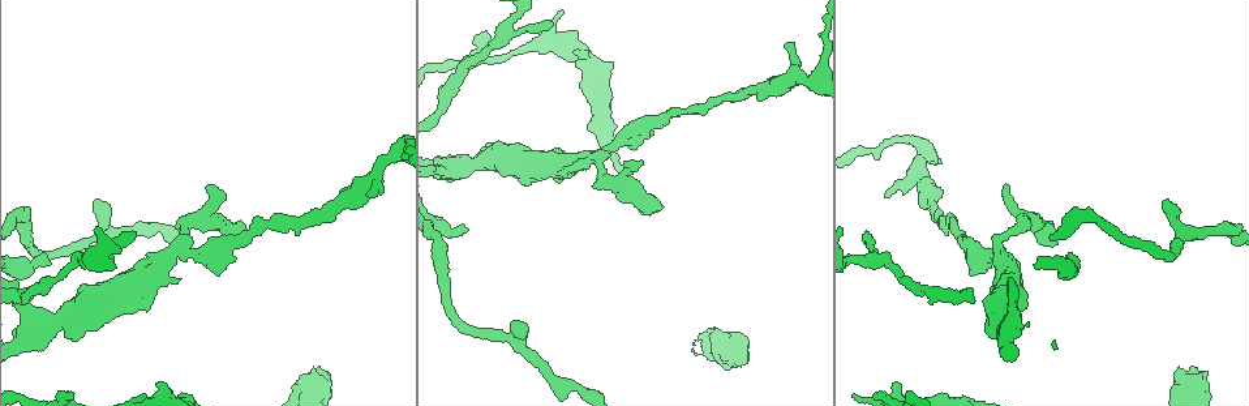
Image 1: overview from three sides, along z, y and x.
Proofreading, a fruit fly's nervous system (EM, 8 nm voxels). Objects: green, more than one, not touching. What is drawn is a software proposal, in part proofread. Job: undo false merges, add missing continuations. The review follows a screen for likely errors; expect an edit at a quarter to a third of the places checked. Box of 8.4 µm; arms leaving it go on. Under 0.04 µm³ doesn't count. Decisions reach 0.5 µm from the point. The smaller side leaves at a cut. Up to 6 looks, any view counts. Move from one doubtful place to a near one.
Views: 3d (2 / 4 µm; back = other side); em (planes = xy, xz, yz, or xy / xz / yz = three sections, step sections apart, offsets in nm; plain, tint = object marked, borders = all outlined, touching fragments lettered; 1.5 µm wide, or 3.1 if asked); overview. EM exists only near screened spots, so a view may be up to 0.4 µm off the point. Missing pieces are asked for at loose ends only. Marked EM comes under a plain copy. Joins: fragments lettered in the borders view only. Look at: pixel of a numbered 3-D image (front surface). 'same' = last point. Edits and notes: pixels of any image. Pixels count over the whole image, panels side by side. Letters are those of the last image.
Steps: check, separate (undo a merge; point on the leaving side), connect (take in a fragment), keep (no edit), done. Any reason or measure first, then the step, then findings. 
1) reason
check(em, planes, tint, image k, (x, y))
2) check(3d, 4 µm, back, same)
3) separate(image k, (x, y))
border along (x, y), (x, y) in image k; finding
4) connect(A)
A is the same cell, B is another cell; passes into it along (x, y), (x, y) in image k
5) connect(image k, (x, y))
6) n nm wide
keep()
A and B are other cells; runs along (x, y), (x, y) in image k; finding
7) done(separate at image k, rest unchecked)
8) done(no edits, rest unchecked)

thick end
check(em, yz, step 4, tint, image 1, (320, 374))

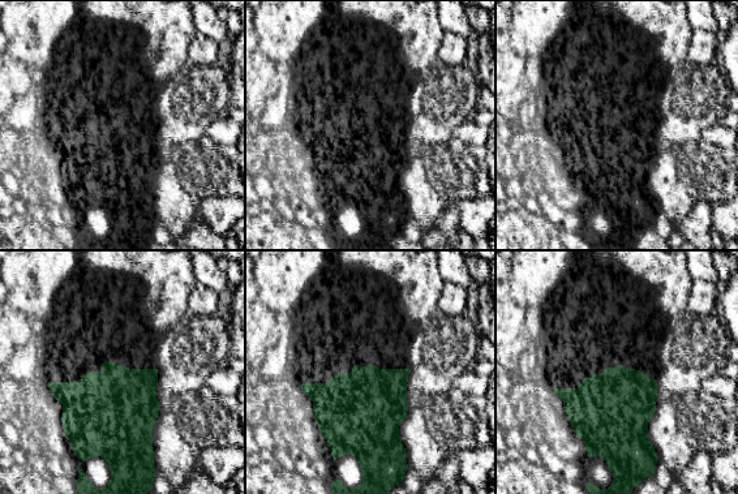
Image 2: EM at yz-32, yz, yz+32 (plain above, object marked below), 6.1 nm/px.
check(em, planes, borders, same)

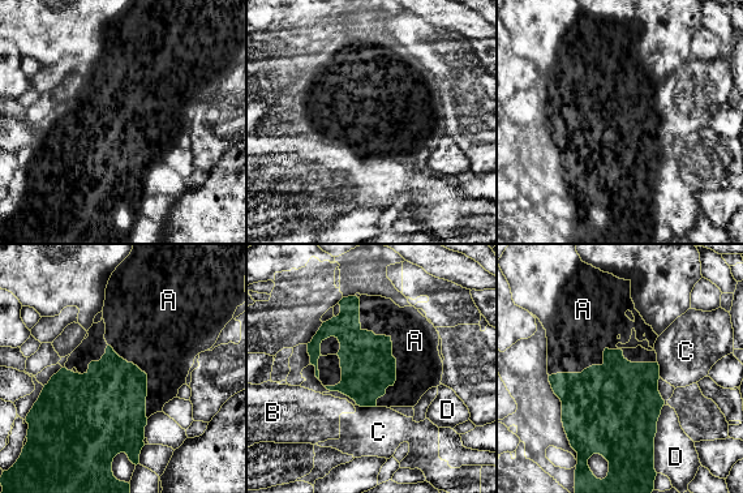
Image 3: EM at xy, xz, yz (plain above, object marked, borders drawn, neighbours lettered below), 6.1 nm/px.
340 nm wide
connect(image 3, (415, 341))
A is the same cell, B, C and D are other cells; passes into it along (368, 367), (391, 344), (415, 341) in image 3; the cell continues

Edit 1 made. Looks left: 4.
check(overview)

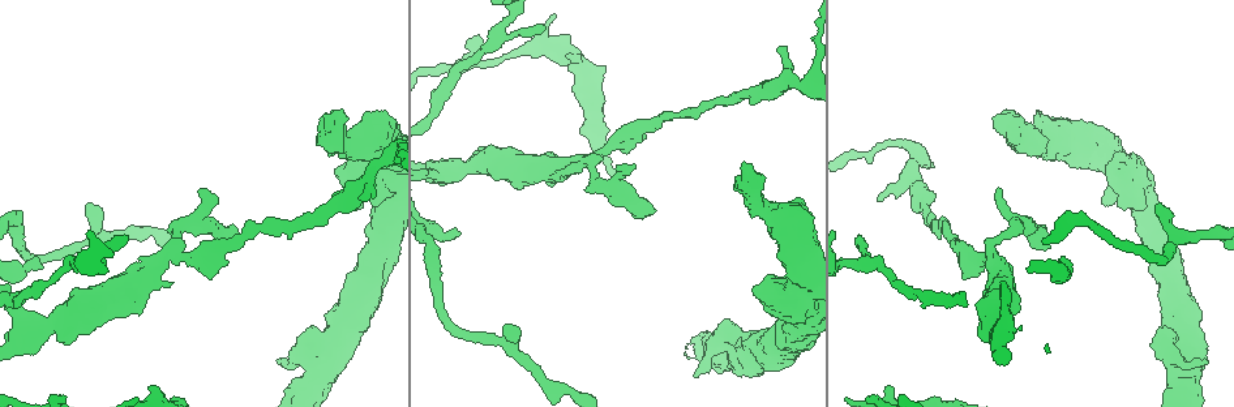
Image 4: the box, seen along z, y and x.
narrows sharply
check(em, yz, step 4, borders, image 4, (154, 230))

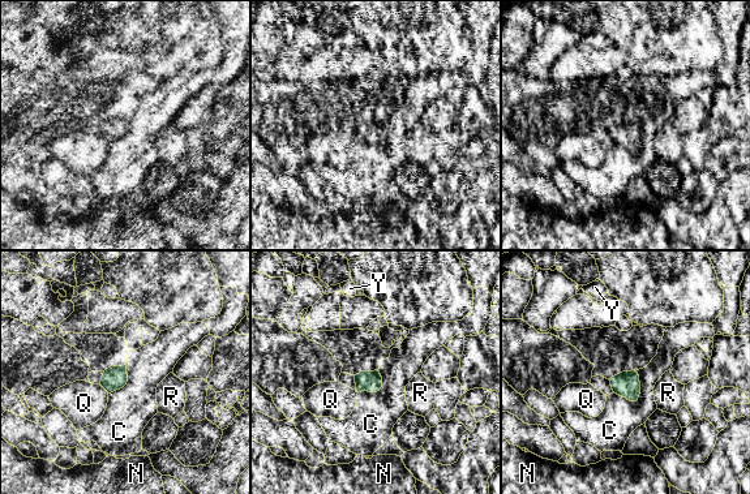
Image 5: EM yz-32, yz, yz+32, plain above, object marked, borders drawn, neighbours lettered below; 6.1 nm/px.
keep()
C, N, Q, R and Y are other cells; border along (635, 370), (639, 396), (630, 402) in image 5; continuous, no second cell

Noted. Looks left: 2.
a narrow waist
check(em, xz, step 8, tint, image 4, (851, 260))

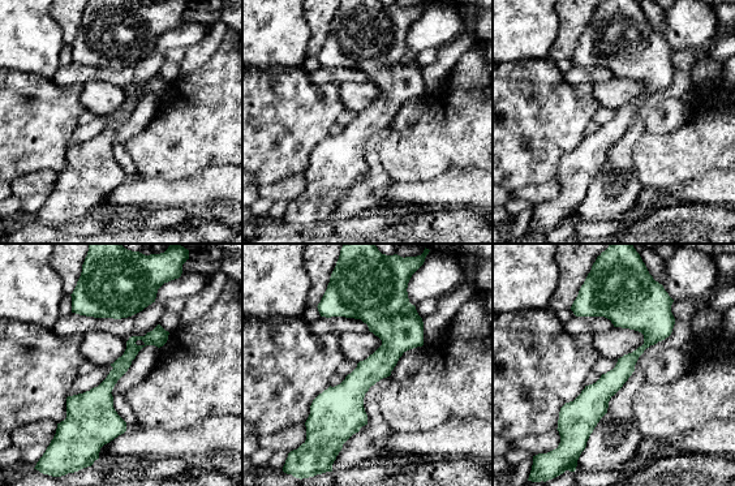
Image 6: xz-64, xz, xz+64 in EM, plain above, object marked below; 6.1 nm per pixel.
another direction
check(em, planes, borders, same)

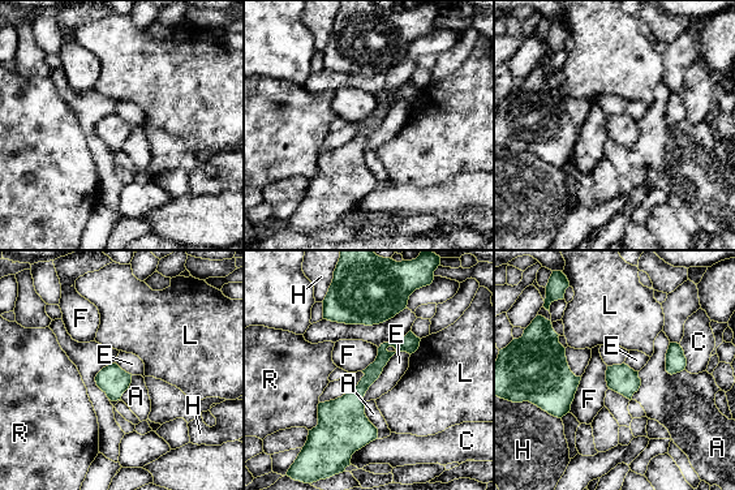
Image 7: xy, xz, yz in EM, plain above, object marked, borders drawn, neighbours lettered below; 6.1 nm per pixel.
keep()
A, C, E, F, H, L and R are other cells; runs along (411, 336), (355, 396), (349, 451) in image 7; one cell here

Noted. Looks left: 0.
done(connect at image 3, rest unchecked)

